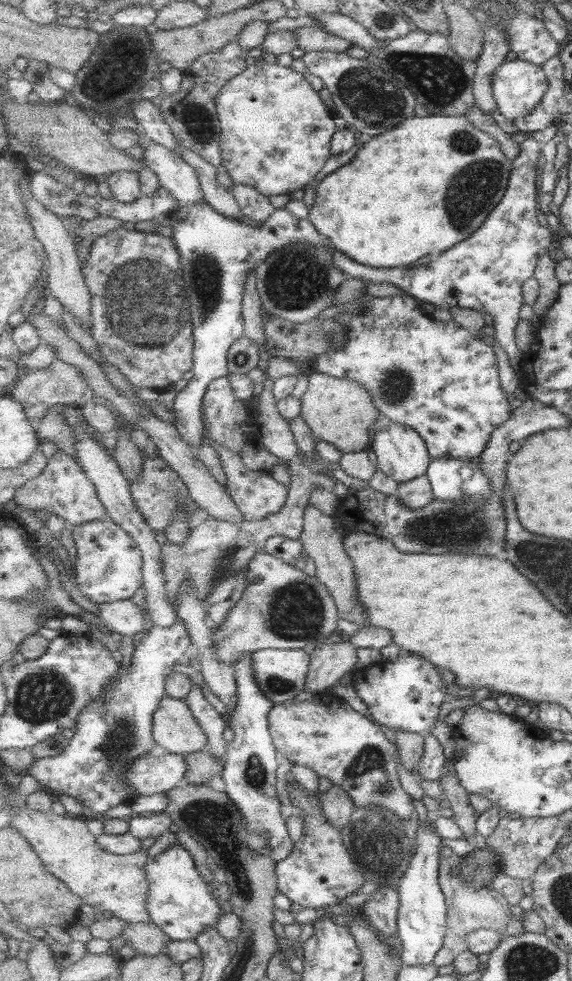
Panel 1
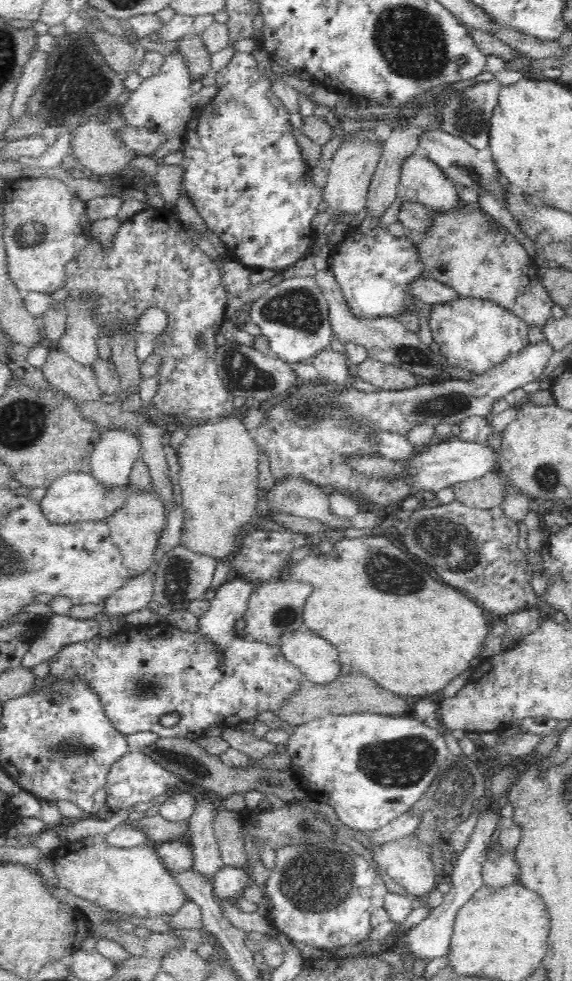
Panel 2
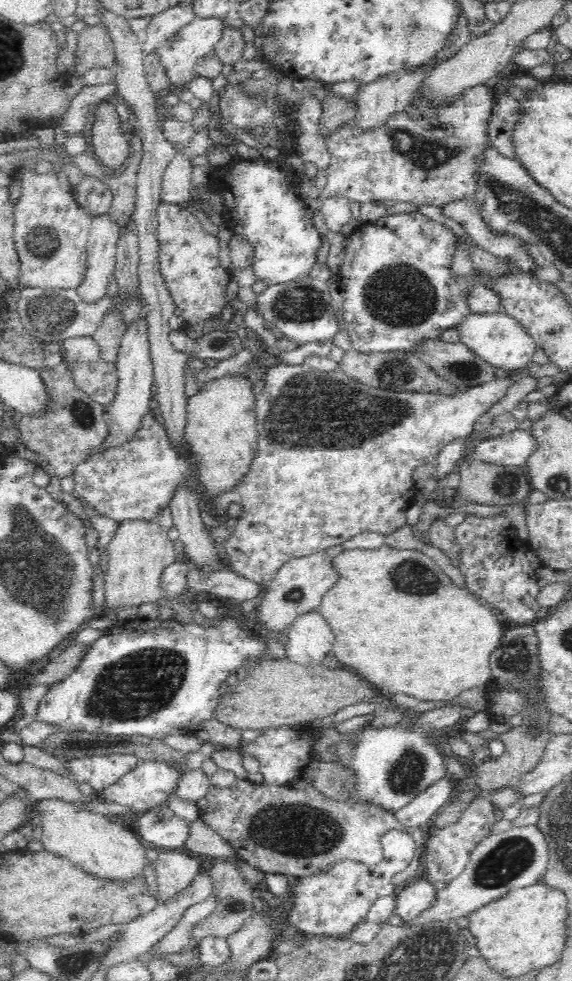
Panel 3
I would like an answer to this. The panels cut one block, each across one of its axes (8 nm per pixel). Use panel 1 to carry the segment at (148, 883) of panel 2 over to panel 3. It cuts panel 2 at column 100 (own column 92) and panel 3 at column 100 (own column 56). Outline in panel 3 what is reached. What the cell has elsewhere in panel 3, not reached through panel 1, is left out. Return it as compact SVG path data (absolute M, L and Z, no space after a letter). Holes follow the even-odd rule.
M58 797L34 803L33 812L42 823L41 841L44 850L68 857L85 872L109 880L130 880L138 874L143 874L146 845L134 829L124 827L120 822L112 822L104 814L82 810L72 801Z

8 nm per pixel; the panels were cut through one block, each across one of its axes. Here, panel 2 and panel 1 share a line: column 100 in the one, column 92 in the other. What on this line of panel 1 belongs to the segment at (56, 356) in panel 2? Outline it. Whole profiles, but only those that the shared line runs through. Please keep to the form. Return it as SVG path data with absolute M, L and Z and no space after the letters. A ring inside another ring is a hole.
M57 360L51 366L41 370L24 371L18 384L15 383L3 393L23 405L29 421L34 425L43 421L47 412L56 405L77 404L82 407L92 401L93 397L97 397L95 390L88 384L86 376L79 372L76 366L62 360Z

